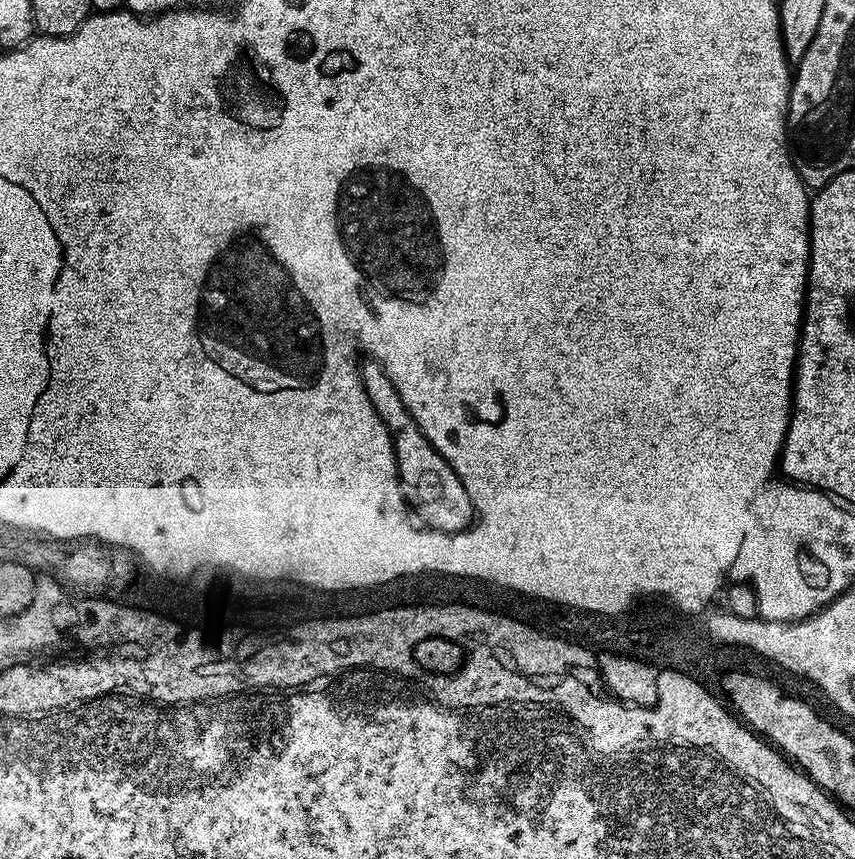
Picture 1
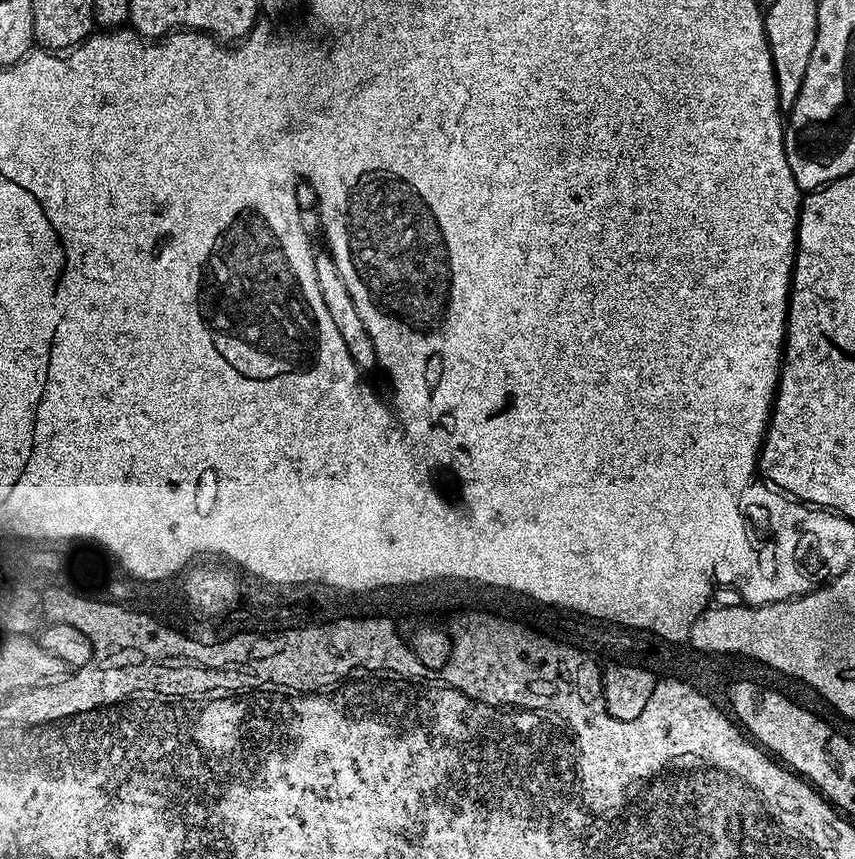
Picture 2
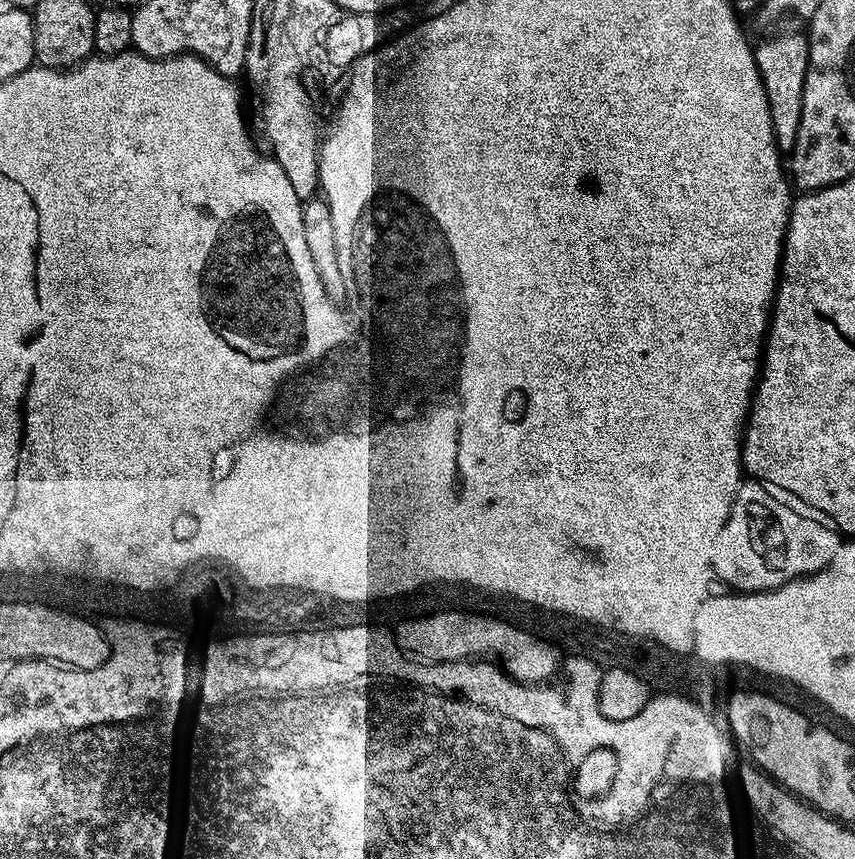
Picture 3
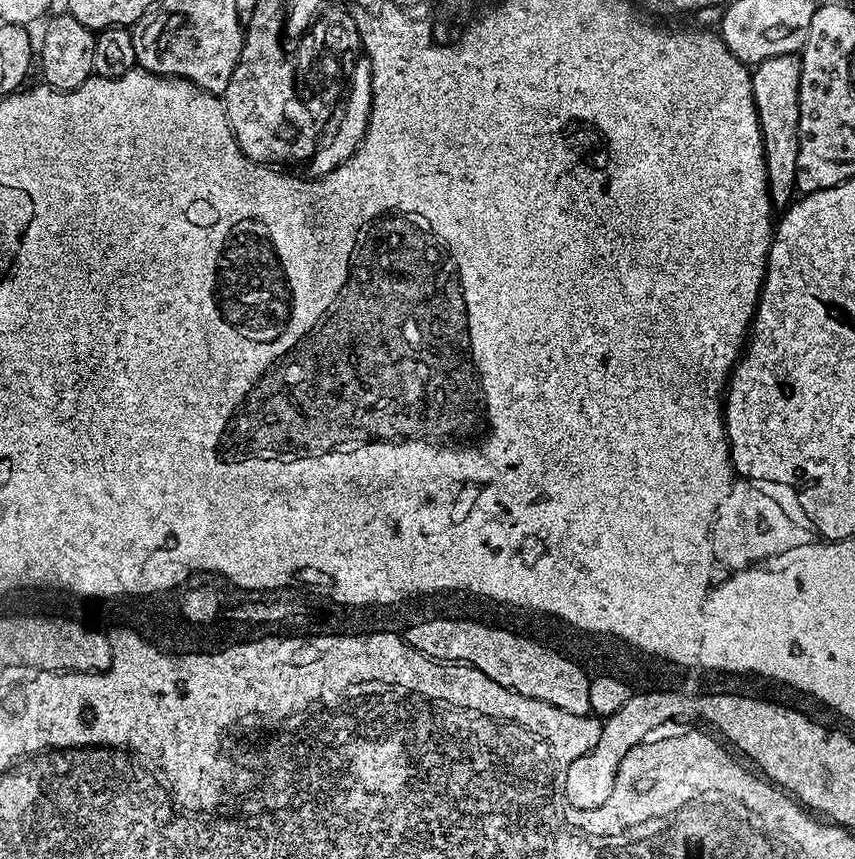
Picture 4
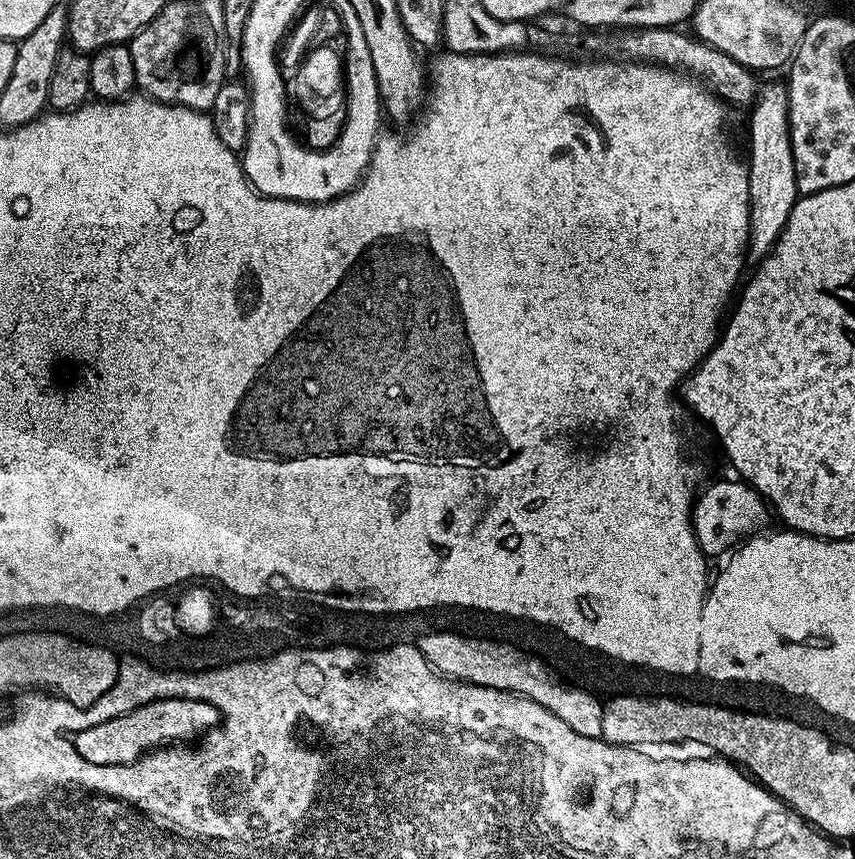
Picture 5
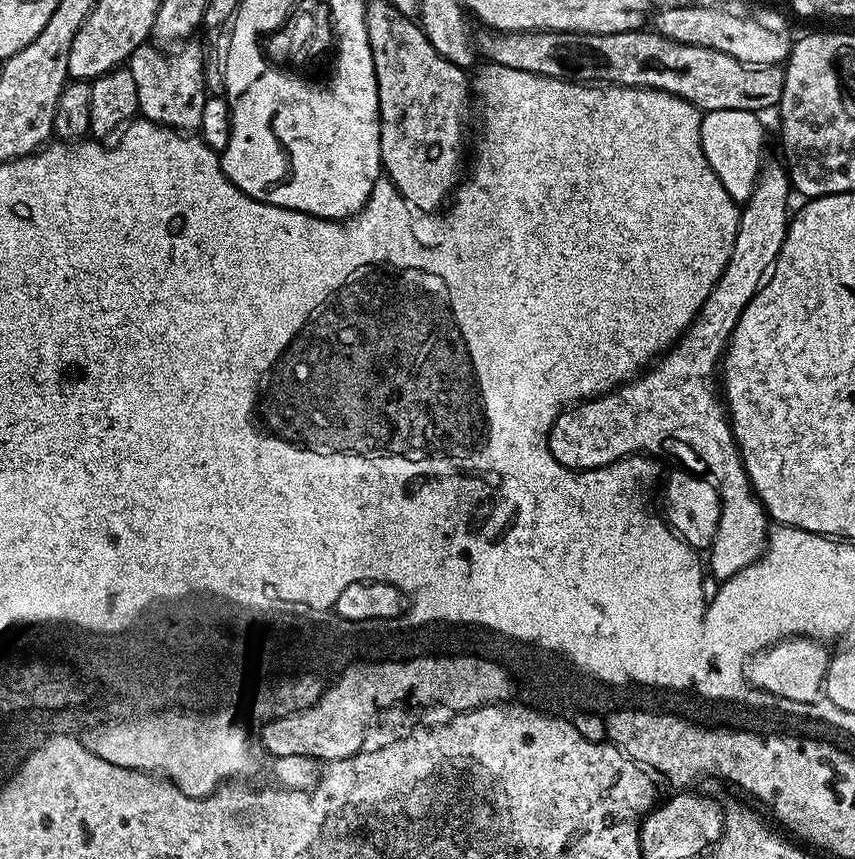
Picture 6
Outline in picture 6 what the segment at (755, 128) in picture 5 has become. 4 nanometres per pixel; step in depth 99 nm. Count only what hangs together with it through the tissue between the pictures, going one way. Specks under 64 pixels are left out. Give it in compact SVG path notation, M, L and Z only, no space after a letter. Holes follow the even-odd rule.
M768 162L761 163L760 173L756 179L750 198L743 201L740 209L740 221L738 222L738 234L734 238L734 250L730 250L730 262L726 266L726 270L722 270L722 274L718 278L718 282L714 286L714 290L710 290L710 294L706 298L706 302L700 307L700 312L692 319L692 325L682 333L679 340L667 349L653 363L651 366L644 369L639 376L635 377L627 384L619 385L612 389L610 392L605 392L602 396L594 396L590 400L582 400L579 404L572 405L571 408L564 409L560 413L560 417L552 423L551 430L548 431L548 449L550 454L554 454L554 458L562 466L567 468L574 468L583 470L585 468L607 468L608 465L625 460L627 456L635 456L637 454L647 454L653 458L660 458L660 455L673 456L676 460L681 460L683 467L691 472L694 476L702 476L716 487L716 492L720 496L720 517L718 518L718 530L714 534L714 542L712 543L710 551L706 556L706 568L709 573L712 572L717 576L717 581L723 582L730 579L734 574L738 574L738 570L742 570L746 566L750 566L757 560L762 553L764 553L764 545L768 543L768 534L770 531L770 517L764 510L763 504L760 499L756 497L755 492L752 491L752 484L748 481L748 475L744 469L744 463L740 457L740 451L736 445L736 439L732 433L732 422L728 418L726 405L722 399L721 393L718 391L718 369L721 367L725 351L728 347L728 341L732 339L734 334L734 326L738 326L738 318L742 318L742 310L746 310L746 306L750 302L750 298L754 298L754 294L760 289L761 284L764 283L771 267L775 264L778 254L782 250L782 242L788 233L788 221L790 219L790 211L788 212L788 192L790 193L790 185L788 182L788 169L783 163L768 164Z

